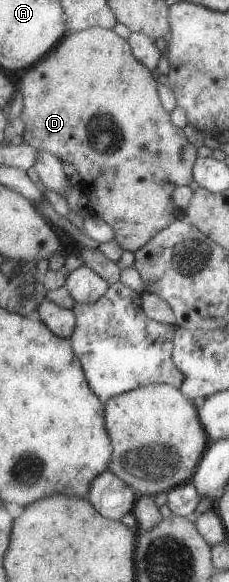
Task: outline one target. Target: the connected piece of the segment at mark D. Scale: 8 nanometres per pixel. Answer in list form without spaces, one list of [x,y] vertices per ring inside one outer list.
[[[99,27],[86,28],[82,31],[67,32],[59,41],[59,44],[52,49],[50,54],[46,54],[36,64],[26,68],[20,78],[20,96],[22,96],[22,111],[19,118],[24,123],[24,133],[22,141],[28,144],[36,151],[45,151],[54,154],[61,162],[71,164],[80,177],[79,186],[82,194],[86,198],[86,209],[93,217],[100,218],[102,222],[108,224],[114,232],[116,243],[122,249],[135,252],[141,248],[152,236],[155,236],[160,230],[176,221],[178,211],[174,207],[171,195],[174,188],[189,185],[192,179],[192,166],[196,160],[197,148],[190,144],[180,128],[172,125],[169,113],[162,108],[158,100],[157,86],[158,81],[154,79],[152,71],[148,70],[138,63],[138,60],[132,56],[130,46],[127,40],[120,38],[111,29]]]

